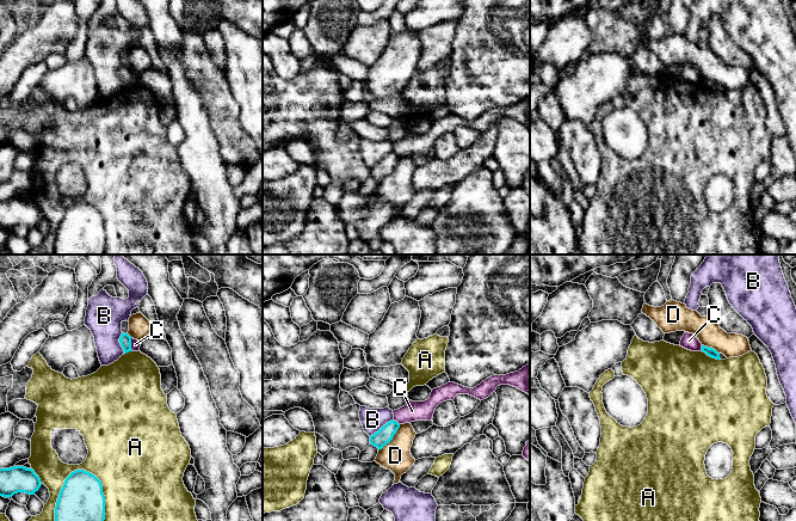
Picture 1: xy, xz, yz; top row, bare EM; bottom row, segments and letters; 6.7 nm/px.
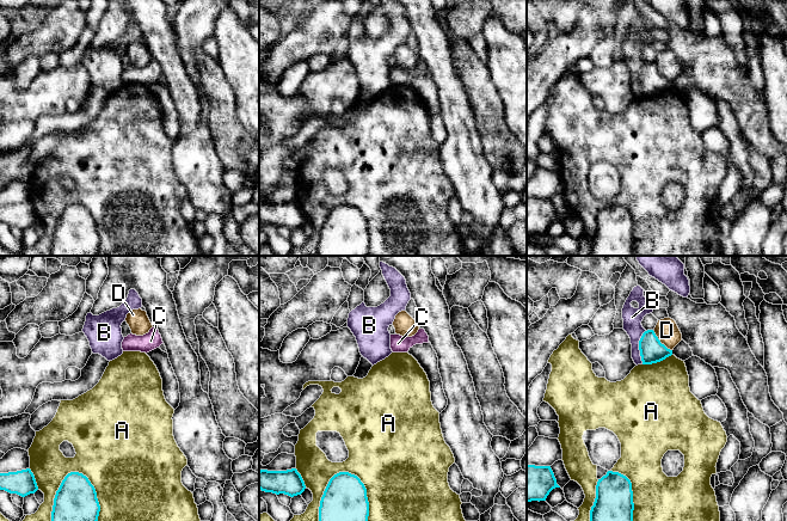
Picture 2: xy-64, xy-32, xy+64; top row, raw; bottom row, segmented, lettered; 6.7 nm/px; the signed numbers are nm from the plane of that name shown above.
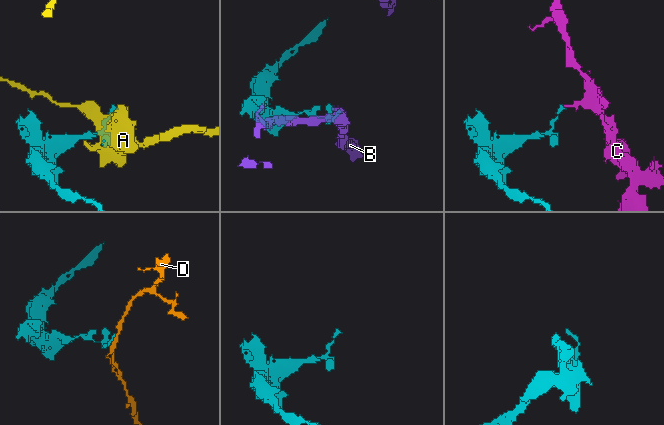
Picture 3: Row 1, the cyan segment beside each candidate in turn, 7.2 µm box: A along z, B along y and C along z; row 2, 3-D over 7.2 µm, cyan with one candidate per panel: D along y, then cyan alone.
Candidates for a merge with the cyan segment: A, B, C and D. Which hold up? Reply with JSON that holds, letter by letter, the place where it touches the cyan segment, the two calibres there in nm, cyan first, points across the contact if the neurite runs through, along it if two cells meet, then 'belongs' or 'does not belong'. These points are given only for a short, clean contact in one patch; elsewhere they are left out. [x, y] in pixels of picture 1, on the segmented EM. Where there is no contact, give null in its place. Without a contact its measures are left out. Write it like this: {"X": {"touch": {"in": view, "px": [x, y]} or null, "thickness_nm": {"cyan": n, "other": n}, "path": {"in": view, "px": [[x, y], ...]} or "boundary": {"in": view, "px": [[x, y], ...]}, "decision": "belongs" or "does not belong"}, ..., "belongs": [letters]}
{"A": {"touch": {"in": "xy", "px": [65, 482]}, "thickness_nm": {"cyan": 300, "other": 190}, "decision": "does not belong"}, "B": {"touch": {"in": "xz", "px": [382, 427]}, "thickness_nm": {"cyan": 110, "other": 160}, "decision": "does not belong"}, "C": {"touch": {"in": "xy", "px": [130, 344]}, "thickness_nm": {"cyan": 80, "other": 60}, "boundary": {"in": "xy", "px": [[130, 338], [130, 348], [133, 350]]}, "decision": "does not belong"}, "D": {"touch": {"in": "xz", "px": [392, 439]}, "thickness_nm": {"cyan": 110, "other": 200}, "decision": "does not belong"}, "belongs": []}

